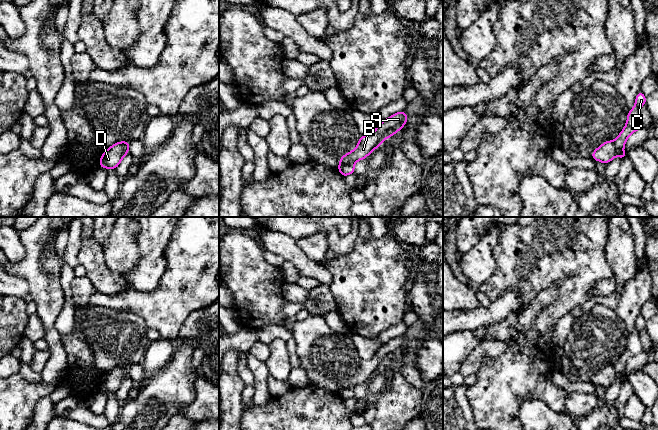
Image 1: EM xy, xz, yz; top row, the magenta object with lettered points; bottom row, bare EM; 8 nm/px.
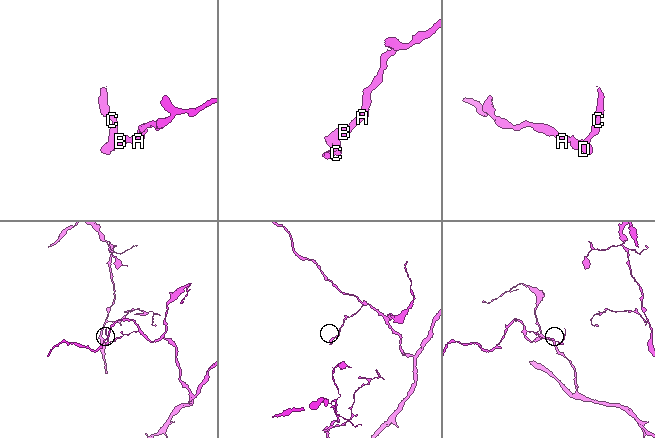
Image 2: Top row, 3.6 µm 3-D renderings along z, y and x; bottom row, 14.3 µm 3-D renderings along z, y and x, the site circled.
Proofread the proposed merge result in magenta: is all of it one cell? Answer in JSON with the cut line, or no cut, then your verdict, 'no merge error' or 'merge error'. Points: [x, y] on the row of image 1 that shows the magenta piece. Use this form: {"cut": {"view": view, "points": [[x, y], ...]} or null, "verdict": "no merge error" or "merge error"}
{"cut": {"view": "xz", "points": [[352, 164], [345, 164], [339, 171]]}, "verdict": "merge error"}

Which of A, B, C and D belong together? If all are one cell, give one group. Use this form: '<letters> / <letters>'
A B D / C

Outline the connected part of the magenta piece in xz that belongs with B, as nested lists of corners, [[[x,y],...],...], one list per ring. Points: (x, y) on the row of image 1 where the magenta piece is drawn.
[[[399,111],[382,121],[371,135],[361,135],[357,147],[340,158],[337,170],[340,171],[344,165],[354,165],[356,161],[367,158],[387,137],[391,138],[401,130],[407,121],[405,111]]]

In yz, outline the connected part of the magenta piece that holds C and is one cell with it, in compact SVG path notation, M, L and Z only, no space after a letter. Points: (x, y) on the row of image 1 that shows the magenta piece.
M640 90L635 99L635 107L630 109L627 115L627 123L621 133L617 136L614 144L618 151L622 151L625 147L627 138L635 131L643 127L643 121L640 114L640 107L646 105L646 96Z

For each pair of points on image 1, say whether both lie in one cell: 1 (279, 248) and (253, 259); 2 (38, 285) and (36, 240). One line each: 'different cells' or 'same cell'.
1: different cells
2: same cell

